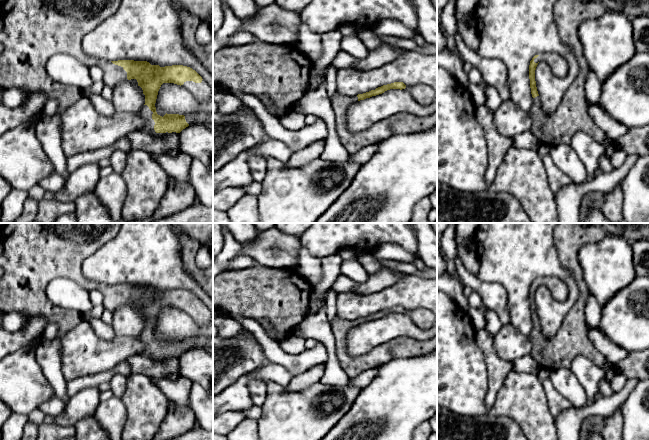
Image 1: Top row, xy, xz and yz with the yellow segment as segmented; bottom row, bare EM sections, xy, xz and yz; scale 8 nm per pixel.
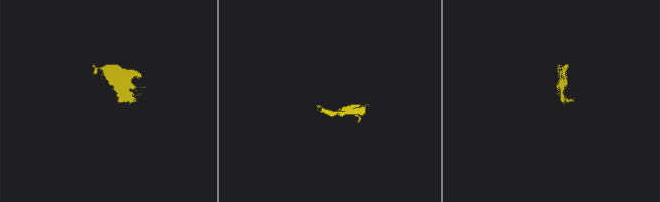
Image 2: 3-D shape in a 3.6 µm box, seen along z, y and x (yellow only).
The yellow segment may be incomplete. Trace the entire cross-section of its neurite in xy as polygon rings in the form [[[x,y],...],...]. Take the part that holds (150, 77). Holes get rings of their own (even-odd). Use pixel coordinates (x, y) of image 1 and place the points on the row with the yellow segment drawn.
[[[6,0],[0,5],[0,43],[3,51],[0,54],[0,87],[5,90],[16,88],[24,93],[24,100],[21,106],[35,93],[44,93],[47,99],[56,99],[58,101],[57,113],[64,112],[74,105],[81,97],[81,89],[74,85],[65,85],[54,81],[46,71],[48,60],[55,54],[67,54],[76,58],[84,65],[99,66],[103,71],[103,81],[105,86],[114,89],[120,82],[128,79],[136,79],[138,86],[143,90],[145,95],[145,104],[139,114],[145,120],[145,125],[141,131],[153,136],[164,137],[172,132],[180,133],[183,129],[192,124],[208,122],[213,124],[213,112],[197,112],[184,115],[165,114],[163,117],[156,112],[156,99],[158,91],[163,83],[174,83],[180,85],[191,92],[194,97],[201,103],[211,97],[211,88],[205,80],[192,68],[183,65],[172,65],[160,67],[151,65],[147,61],[118,60],[107,61],[97,59],[87,55],[81,46],[83,37],[89,32],[96,29],[102,22],[112,16],[120,6],[121,0]]]

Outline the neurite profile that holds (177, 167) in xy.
[[[179,153],[176,157],[172,157],[168,154],[151,155],[169,176],[182,183],[190,183],[189,167],[193,160],[191,157],[183,153]]]

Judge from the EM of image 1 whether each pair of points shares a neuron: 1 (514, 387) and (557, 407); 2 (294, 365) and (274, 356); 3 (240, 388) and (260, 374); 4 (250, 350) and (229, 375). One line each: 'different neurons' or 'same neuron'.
1: different neurons
2: same neuron
3: same neuron
4: same neuron

